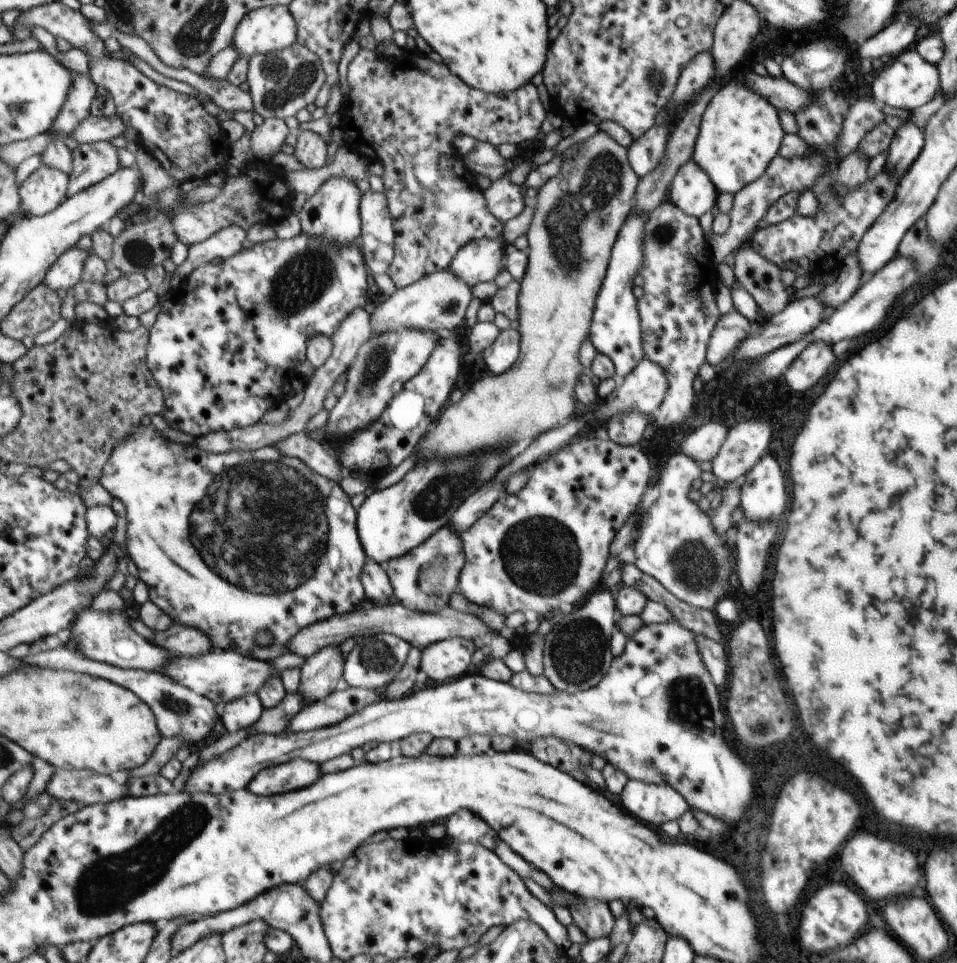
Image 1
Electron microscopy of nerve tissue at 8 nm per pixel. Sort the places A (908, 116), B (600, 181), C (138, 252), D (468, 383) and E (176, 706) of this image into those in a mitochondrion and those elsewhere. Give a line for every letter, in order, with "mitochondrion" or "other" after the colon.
A: other
B: mitochondrion
C: mitochondrion
D: other
E: mitochondrion

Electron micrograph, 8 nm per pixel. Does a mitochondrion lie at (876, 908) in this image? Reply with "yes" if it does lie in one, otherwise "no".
no

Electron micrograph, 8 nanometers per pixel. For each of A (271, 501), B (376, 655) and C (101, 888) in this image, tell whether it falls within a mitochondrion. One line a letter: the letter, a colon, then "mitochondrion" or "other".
A: mitochondrion
B: mitochondrion
C: mitochondrion

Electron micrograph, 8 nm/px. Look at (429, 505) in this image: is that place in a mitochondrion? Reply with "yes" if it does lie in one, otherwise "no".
yes

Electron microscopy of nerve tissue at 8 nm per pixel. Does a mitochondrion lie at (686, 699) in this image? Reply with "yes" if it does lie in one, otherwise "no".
yes

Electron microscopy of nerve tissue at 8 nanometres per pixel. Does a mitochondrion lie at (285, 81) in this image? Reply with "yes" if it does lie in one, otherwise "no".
yes

